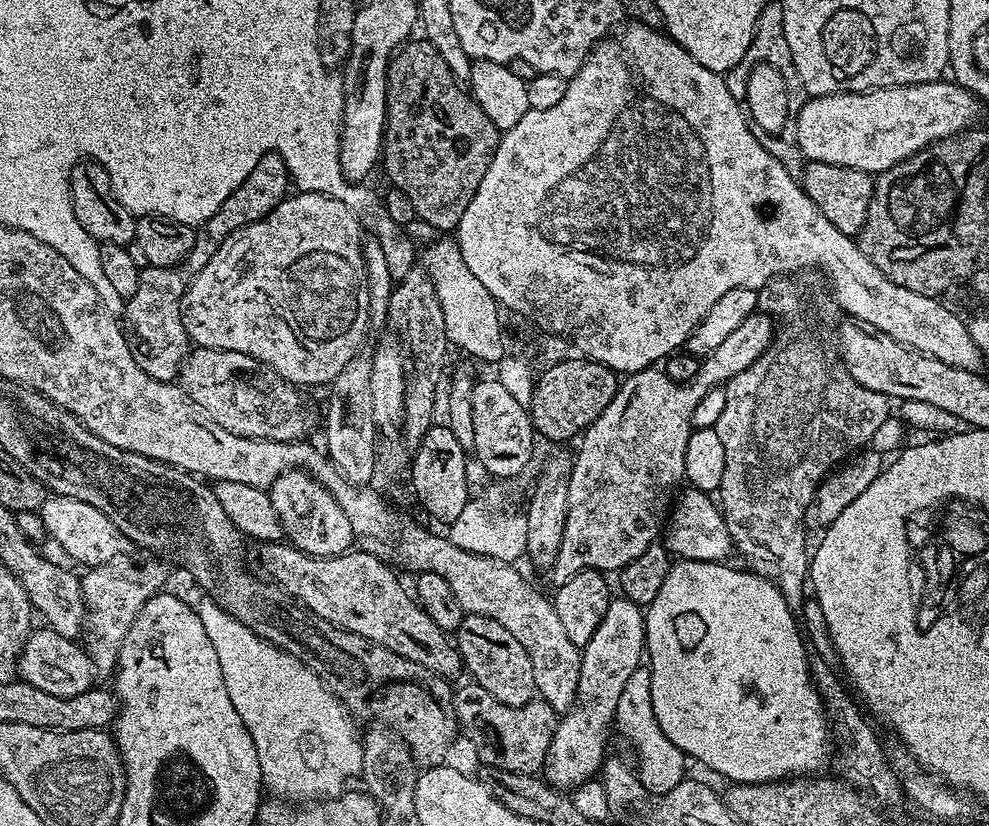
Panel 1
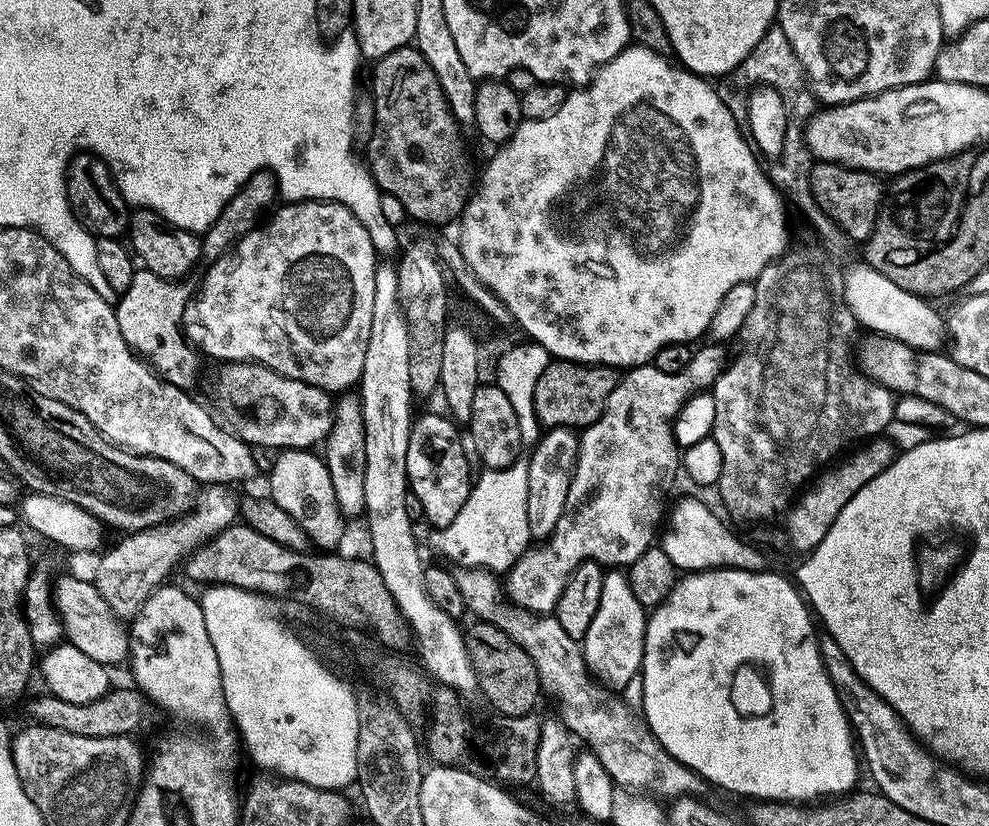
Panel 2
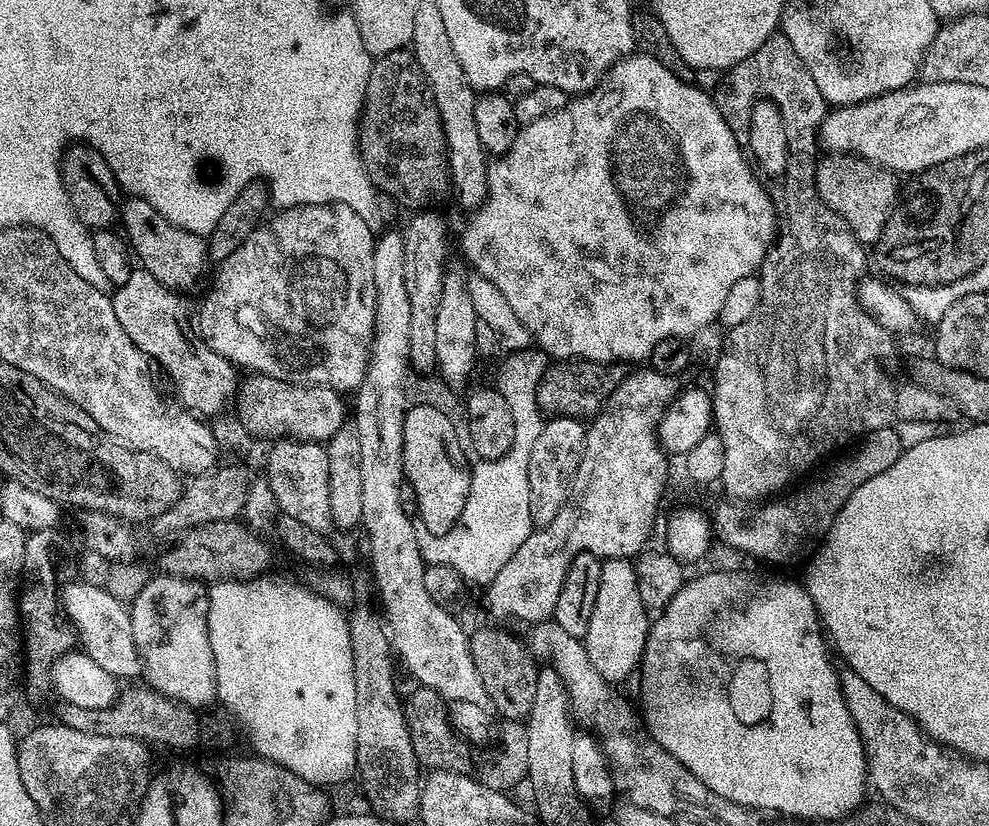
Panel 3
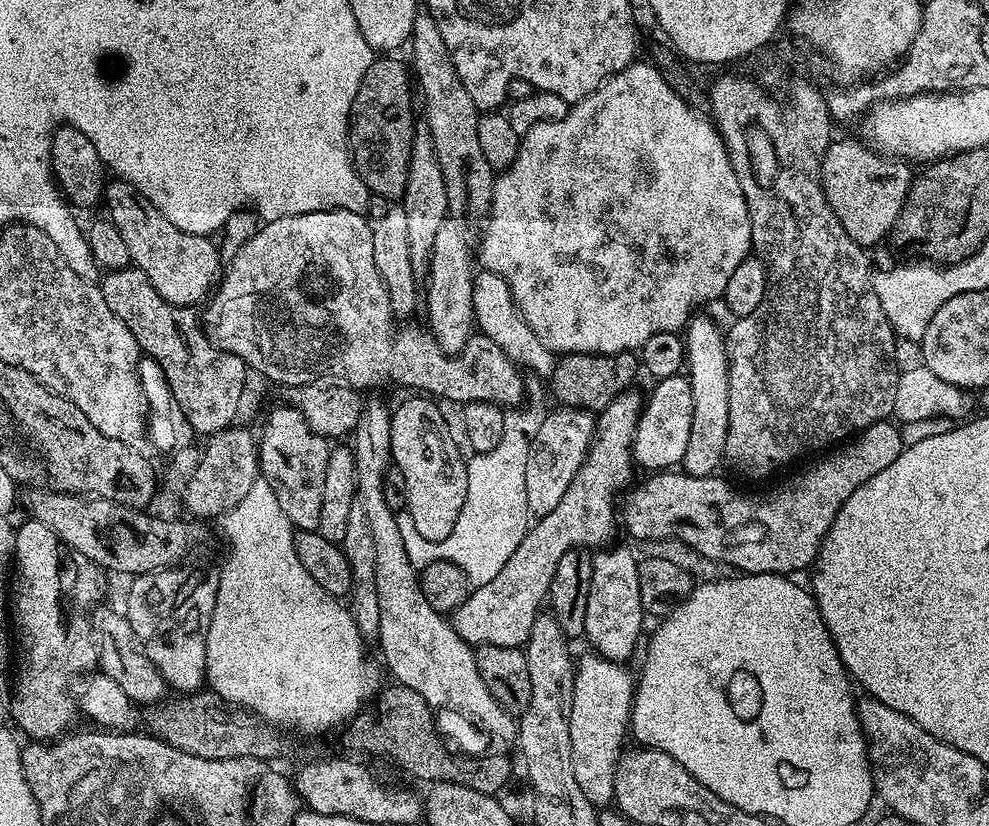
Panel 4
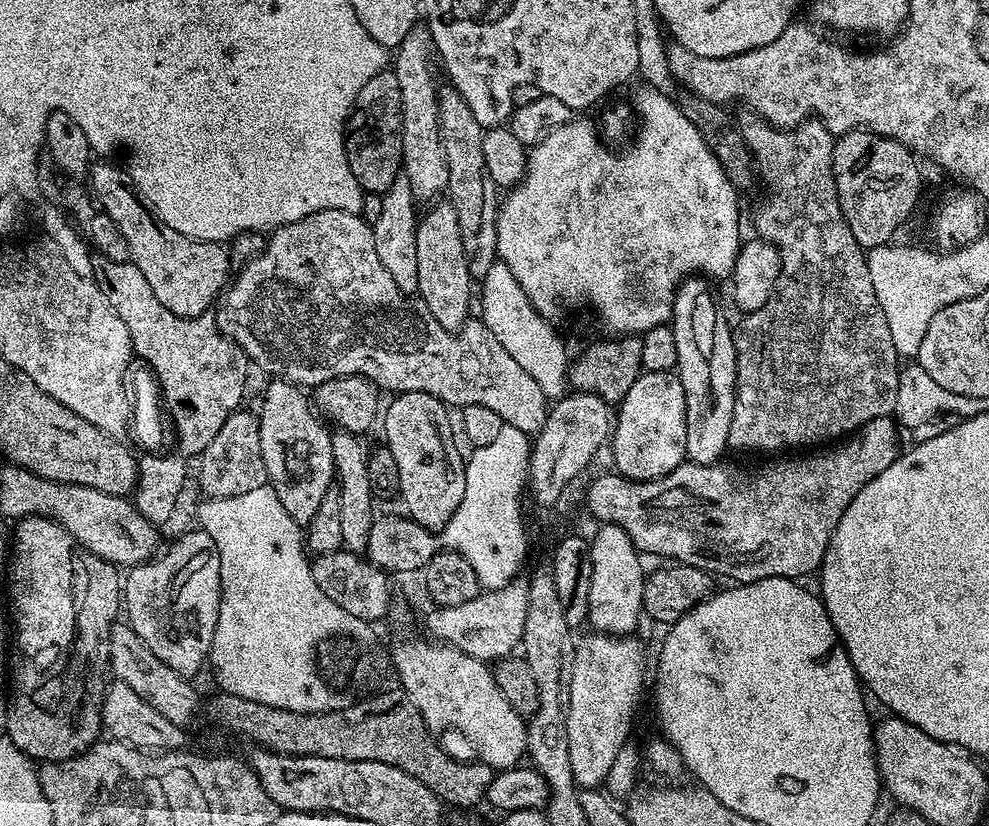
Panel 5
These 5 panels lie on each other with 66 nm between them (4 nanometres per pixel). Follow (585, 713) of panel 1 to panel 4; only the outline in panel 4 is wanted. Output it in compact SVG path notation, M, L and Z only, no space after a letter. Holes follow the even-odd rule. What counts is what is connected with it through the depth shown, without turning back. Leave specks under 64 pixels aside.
M605 547L592 557L590 599L586 601L584 636L599 655L608 660L628 662L640 640L646 613L638 594L638 556L628 548L612 547Z

